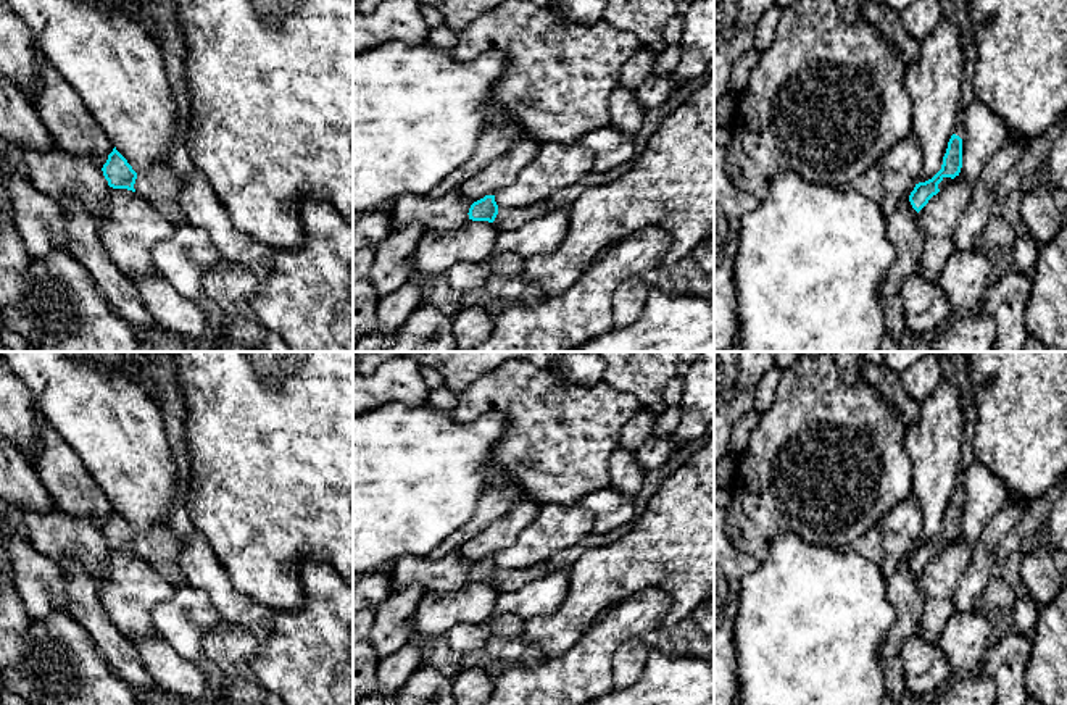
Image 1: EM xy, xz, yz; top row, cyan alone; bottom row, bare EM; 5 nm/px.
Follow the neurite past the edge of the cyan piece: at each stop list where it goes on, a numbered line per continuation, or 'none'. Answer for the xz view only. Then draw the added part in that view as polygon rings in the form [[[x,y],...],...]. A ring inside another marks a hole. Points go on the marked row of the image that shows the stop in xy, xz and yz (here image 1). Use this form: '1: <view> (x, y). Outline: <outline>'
1: xz (508, 218). Outline: [[[548,202],[534,203],[529,206],[521,208],[503,208],[498,206],[498,215],[493,224],[500,231],[516,231],[521,229],[524,224],[530,223],[548,213]]]

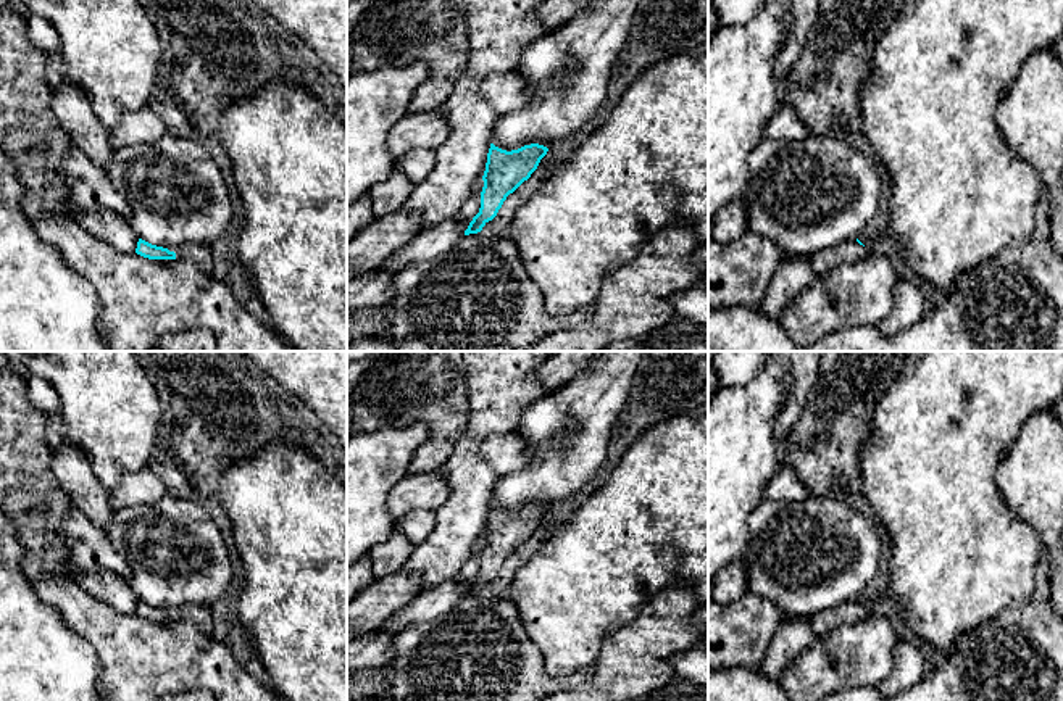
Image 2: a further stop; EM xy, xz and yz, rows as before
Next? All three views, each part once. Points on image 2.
1: xy (200, 255). Outline: [[[184,243],[176,248],[168,248],[169,251],[176,253],[177,259],[187,259],[195,263],[202,271],[213,274],[213,258],[208,245],[198,243]]]

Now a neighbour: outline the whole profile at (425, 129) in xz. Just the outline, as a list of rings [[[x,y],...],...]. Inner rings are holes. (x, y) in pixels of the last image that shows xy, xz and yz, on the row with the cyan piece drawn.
[[[442,110],[408,114],[389,132],[387,143],[395,161],[413,148],[440,147],[448,137],[448,122]]]

